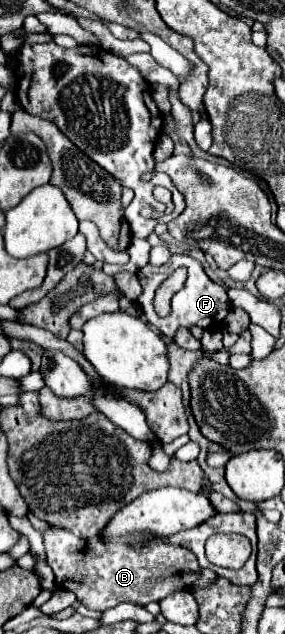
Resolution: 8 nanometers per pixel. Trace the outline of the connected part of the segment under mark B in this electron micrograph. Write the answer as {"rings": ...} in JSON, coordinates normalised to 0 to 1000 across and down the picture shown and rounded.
{"rings":[[[165,831],[144,844],[165,888],[193,904],[200,926],[256,932],[270,948],[326,964],[368,964],[432,948],[516,954],[621,932],[712,929],[761,913],[740,897],[698,894],[663,866],[642,866],[635,860],[593,860],[544,841],[368,847],[361,838],[347,838],[333,850],[277,850],[242,834]]]}

